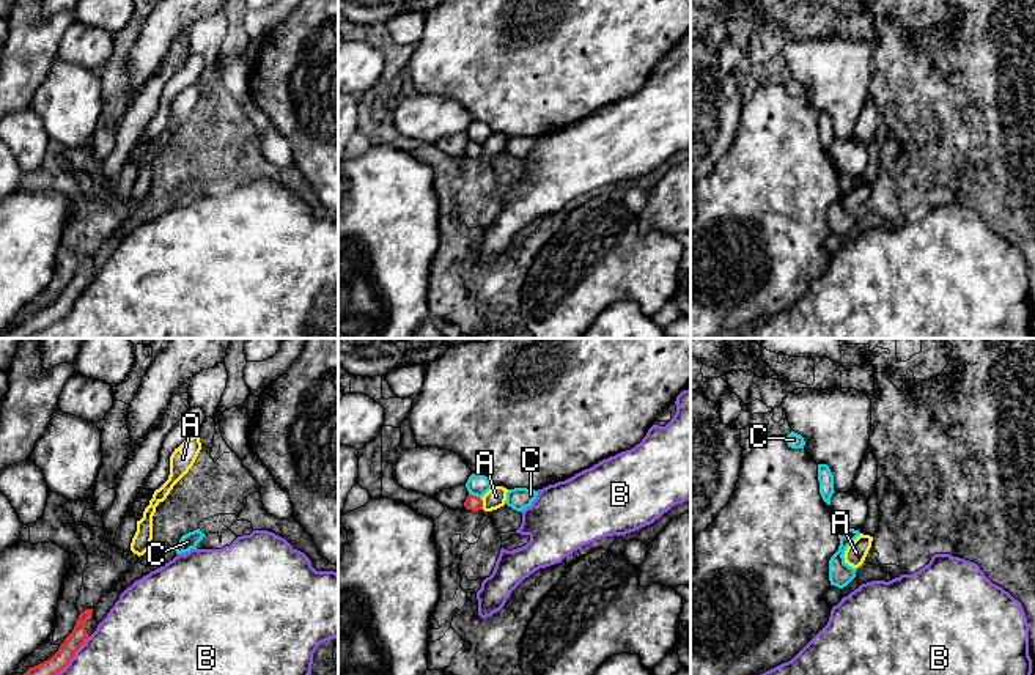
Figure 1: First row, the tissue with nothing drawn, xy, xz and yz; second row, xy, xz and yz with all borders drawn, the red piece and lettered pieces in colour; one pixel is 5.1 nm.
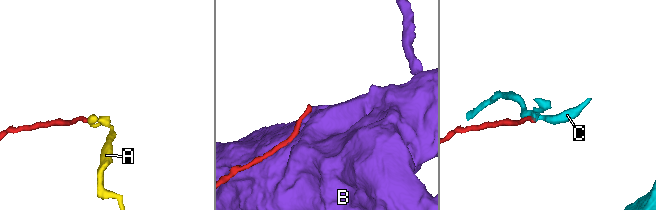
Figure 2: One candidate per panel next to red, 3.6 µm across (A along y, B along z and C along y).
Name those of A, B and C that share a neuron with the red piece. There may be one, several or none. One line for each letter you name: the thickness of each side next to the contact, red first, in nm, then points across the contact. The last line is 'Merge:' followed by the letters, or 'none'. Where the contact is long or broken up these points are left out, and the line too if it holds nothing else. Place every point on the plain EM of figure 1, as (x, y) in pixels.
Merge: none

